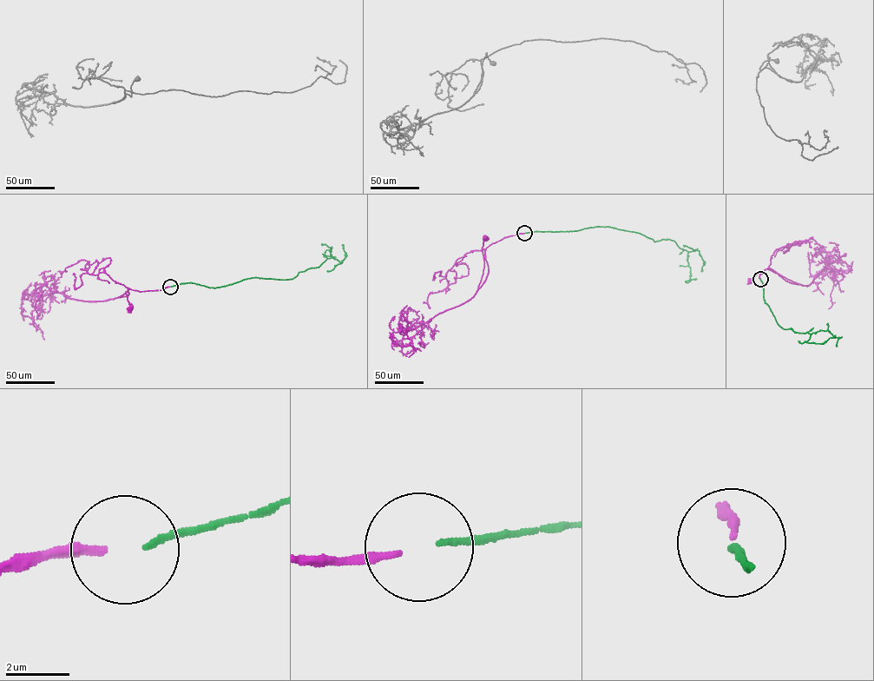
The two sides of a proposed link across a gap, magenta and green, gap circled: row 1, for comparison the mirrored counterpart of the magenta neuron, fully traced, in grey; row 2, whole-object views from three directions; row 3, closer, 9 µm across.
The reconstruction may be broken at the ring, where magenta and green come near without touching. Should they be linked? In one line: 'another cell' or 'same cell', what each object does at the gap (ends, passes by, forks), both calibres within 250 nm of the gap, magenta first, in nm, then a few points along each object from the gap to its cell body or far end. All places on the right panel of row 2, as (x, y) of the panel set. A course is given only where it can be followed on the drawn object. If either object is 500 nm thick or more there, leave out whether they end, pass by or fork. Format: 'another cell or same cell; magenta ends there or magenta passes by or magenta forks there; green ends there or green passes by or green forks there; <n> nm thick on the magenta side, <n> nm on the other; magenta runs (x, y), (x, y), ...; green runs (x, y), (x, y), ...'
same cell; magenta ends there; green ends there; 220 nm thick on the magenta side, 180 nm on the other; magenta runs (759, 279), (759, 274), (767, 267), (788, 281), (799, 284), (766, 268), (750, 280); green runs (760, 279), (765, 303), (782, 328), (811, 333), (827, 330), (834, 337), (841, 337), (836, 346)

